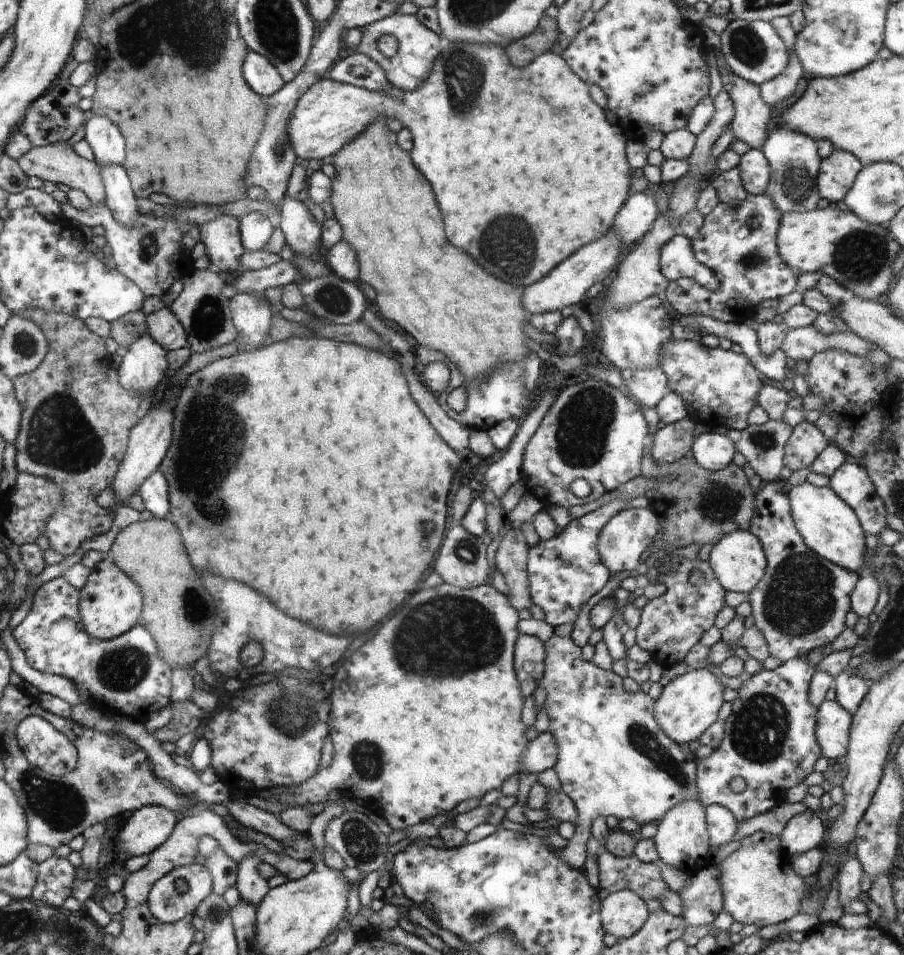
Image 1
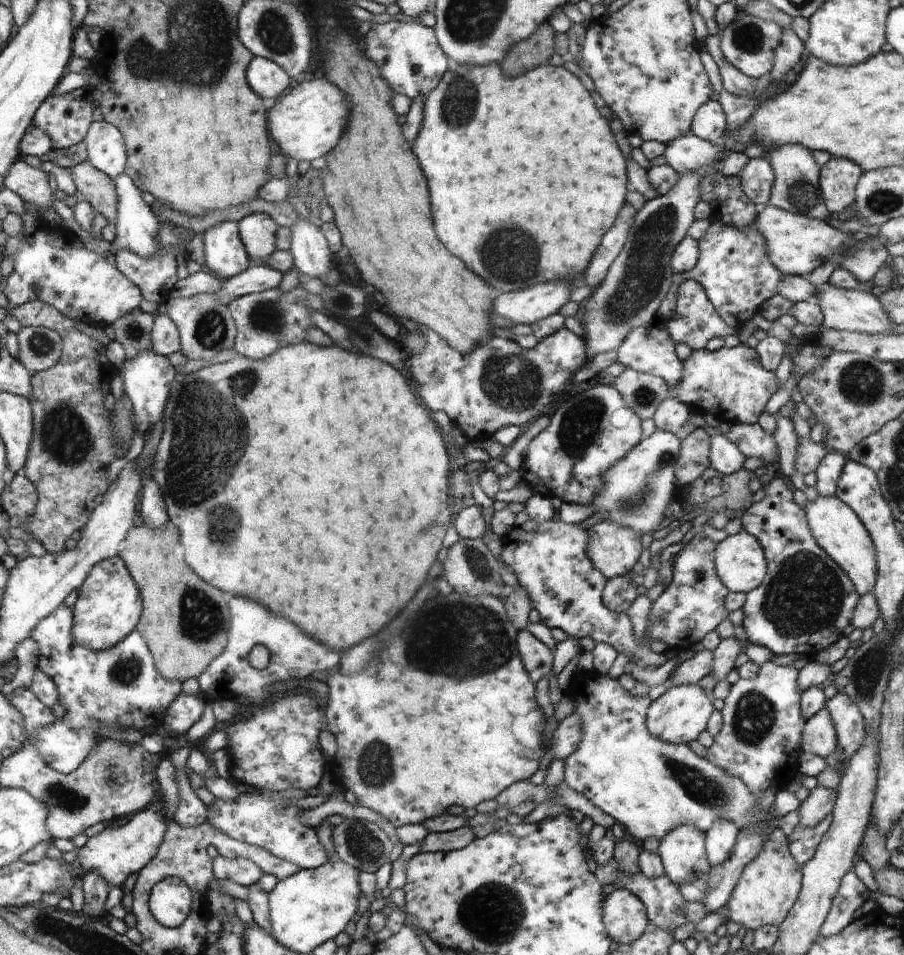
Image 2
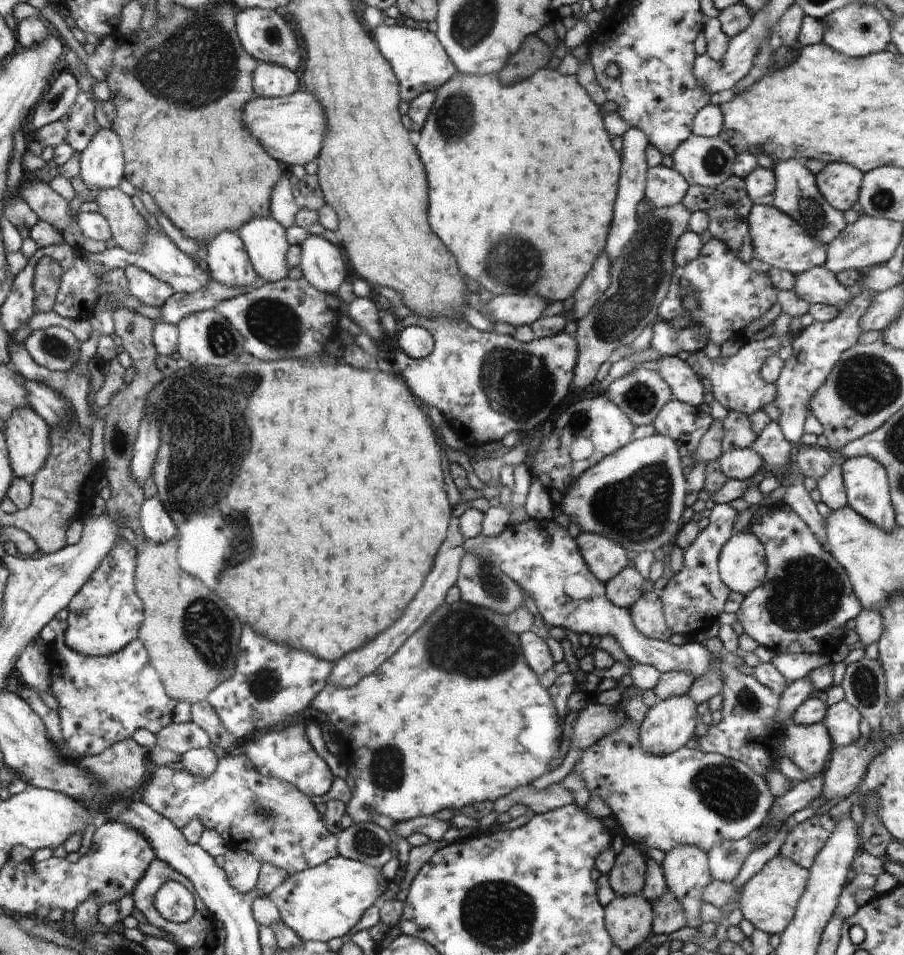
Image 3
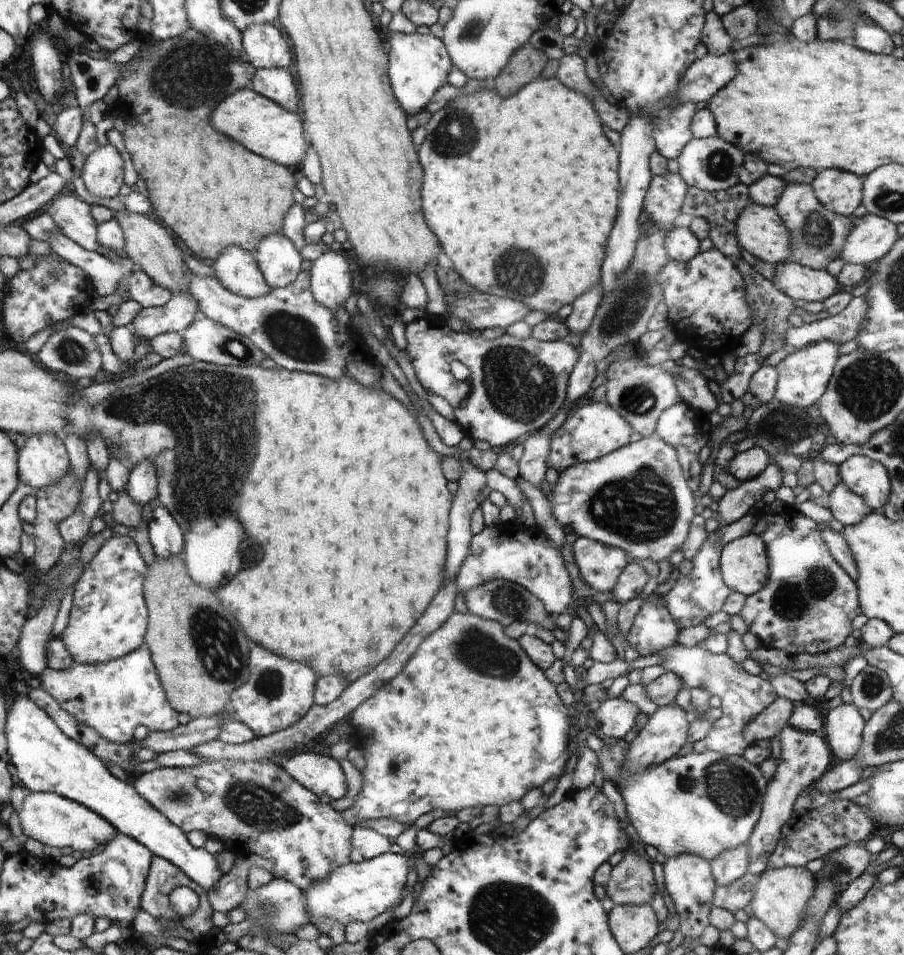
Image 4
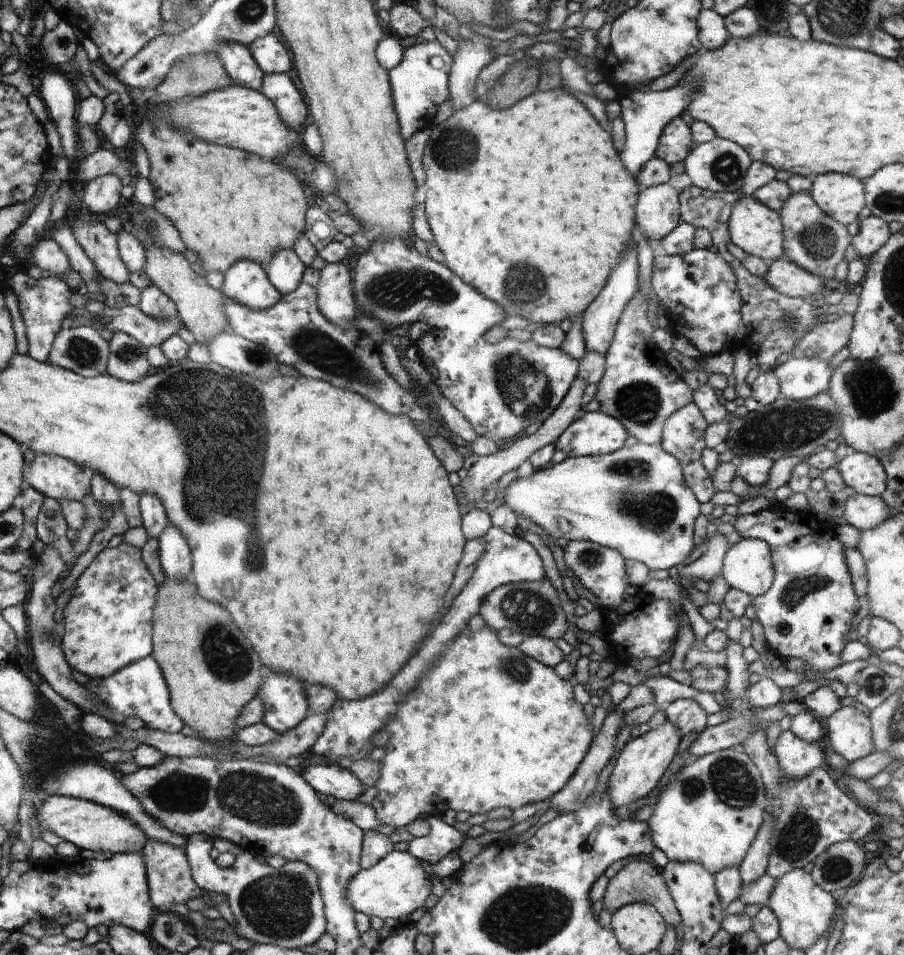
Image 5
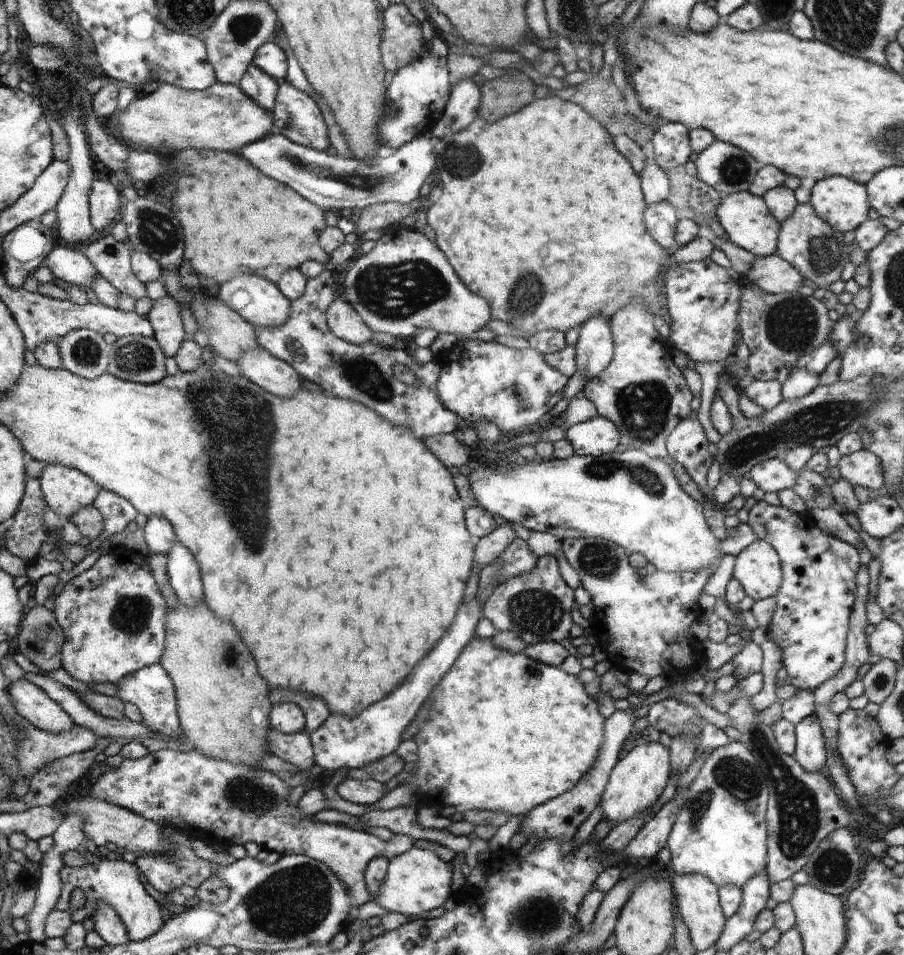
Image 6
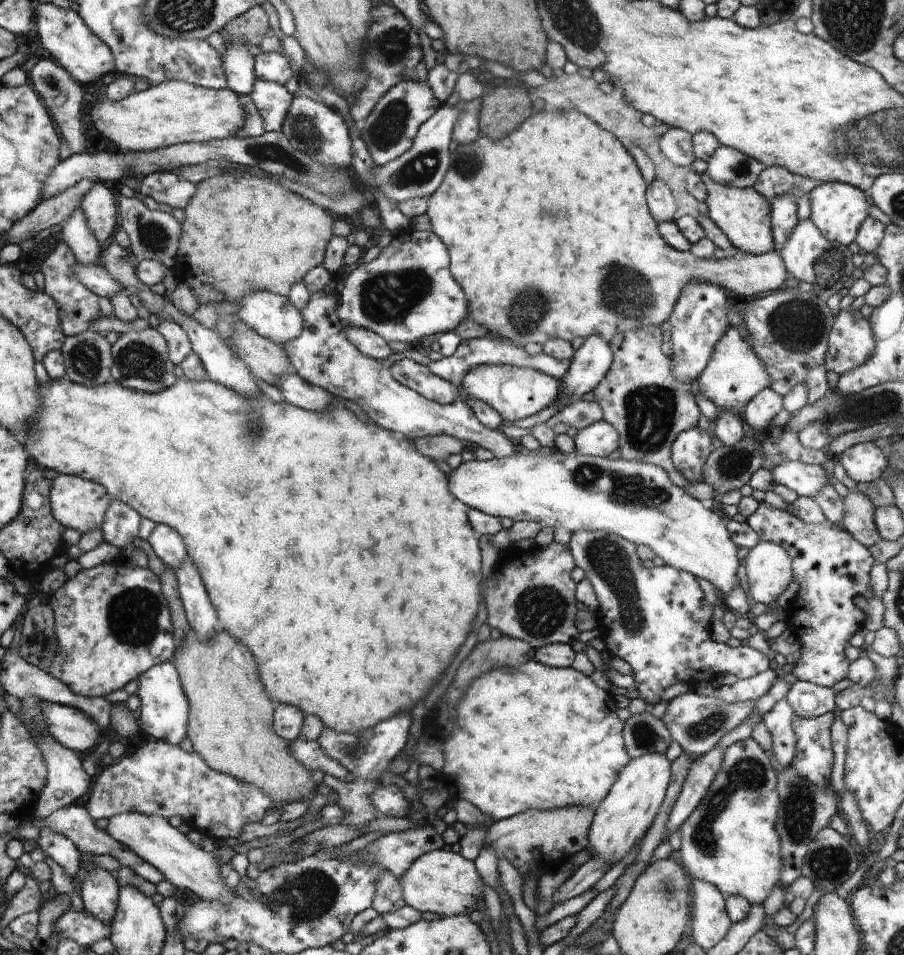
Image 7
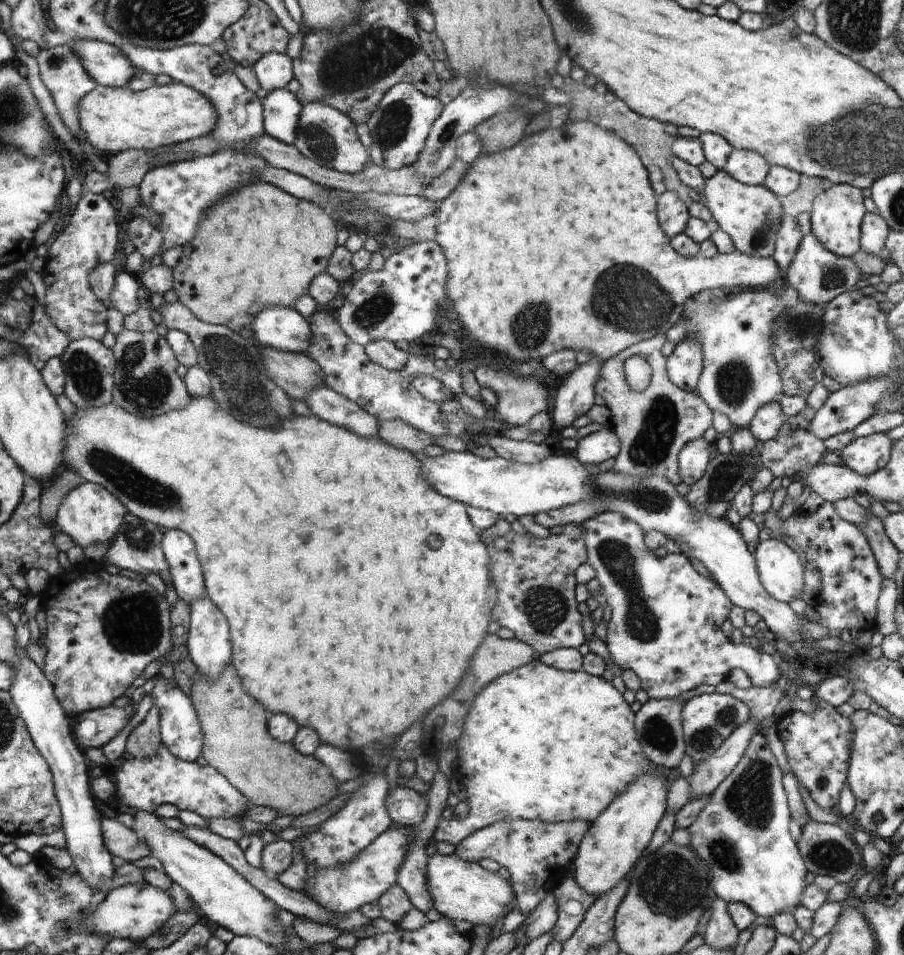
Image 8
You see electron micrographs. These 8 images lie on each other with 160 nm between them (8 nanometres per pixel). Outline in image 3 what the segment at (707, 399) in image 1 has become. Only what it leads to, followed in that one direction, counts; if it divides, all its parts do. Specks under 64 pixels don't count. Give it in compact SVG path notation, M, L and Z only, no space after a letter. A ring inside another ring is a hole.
M776 335L764 338L764 340L748 340L742 346L736 355L730 358L718 358L710 360L702 350L690 353L685 360L692 370L699 376L702 384L712 392L713 398L716 398L726 410L737 410L747 417L758 410L763 410L764 405L774 402L776 398L776 387L762 380L759 375L761 366L770 355L776 355L780 352L780 338Z

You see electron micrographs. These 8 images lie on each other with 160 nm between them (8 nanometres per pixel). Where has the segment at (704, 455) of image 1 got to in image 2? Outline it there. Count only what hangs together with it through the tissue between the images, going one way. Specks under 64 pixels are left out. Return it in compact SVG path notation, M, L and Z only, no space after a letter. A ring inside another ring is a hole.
M723 434L714 435L710 441L711 466L723 475L733 475L744 468L745 456Z

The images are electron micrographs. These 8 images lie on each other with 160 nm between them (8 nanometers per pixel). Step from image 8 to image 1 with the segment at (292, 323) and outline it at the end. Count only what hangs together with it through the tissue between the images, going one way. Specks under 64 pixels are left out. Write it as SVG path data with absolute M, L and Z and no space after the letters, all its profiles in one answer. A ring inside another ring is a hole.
M226 213L200 228L211 266L230 273L239 269L239 259L246 251L241 239L240 220Z

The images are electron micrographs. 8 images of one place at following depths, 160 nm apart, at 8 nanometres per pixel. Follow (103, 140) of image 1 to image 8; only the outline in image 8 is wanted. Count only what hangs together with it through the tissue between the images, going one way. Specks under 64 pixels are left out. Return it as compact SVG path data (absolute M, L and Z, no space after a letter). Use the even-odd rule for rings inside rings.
M85 192L76 205L70 223L58 237L53 240L41 276L46 286L45 311L52 324L63 332L67 341L75 341L84 337L102 340L106 334L109 308L101 301L89 283L89 274L98 264L110 263L114 260L118 246L118 224L116 212L103 194Z

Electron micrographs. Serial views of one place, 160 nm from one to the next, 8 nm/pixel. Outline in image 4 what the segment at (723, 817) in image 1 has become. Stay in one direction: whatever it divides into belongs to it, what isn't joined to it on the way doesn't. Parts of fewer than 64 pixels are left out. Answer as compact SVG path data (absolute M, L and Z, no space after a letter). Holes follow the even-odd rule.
M746 844L722 851L714 860L711 860L711 873L715 884L726 886L738 880L749 864L748 847Z

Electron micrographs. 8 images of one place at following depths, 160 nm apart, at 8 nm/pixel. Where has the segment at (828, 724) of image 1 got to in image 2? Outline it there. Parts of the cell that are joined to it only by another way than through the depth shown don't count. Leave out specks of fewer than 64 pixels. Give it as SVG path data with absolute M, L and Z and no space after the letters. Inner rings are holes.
M824 707L805 722L801 736L801 750L826 758L837 745L836 729L830 713Z

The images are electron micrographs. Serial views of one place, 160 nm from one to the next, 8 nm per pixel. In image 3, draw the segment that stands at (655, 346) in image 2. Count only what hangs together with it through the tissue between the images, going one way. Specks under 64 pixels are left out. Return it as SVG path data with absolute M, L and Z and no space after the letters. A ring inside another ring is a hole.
M677 356L658 360L658 372L670 385L673 398L698 407L704 403L704 386L690 365Z

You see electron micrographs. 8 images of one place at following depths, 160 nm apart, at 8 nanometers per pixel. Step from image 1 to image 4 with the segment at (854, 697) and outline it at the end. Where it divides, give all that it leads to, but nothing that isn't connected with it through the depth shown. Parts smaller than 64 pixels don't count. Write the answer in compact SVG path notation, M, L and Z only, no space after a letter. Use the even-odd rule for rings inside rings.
M854 704L831 708L825 717L823 735L832 752L843 761L849 761L859 751L865 720Z

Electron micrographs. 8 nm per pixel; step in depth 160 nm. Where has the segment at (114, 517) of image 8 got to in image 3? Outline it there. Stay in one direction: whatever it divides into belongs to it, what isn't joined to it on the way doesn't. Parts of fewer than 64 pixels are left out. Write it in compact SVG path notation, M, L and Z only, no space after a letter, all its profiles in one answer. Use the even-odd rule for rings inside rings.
M24 408L6 422L9 459L17 477L31 480L45 466L53 444L49 423L32 408Z

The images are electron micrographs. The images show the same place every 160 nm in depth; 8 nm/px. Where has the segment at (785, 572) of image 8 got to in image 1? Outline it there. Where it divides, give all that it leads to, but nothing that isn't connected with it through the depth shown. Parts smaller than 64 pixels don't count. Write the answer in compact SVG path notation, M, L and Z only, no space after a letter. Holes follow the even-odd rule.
M734 531L721 536L712 548L709 555L709 563L718 579L718 582L726 591L737 593L749 593L764 576L767 560L760 540L753 533L748 531Z

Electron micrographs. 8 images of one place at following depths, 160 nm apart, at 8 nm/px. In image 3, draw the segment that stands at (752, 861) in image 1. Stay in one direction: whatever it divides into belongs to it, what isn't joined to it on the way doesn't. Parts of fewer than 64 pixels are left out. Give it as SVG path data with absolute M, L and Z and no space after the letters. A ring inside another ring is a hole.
M778 854L773 857L765 866L742 886L743 891L739 898L738 906L742 909L743 918L752 922L756 929L763 930L769 935L781 935L784 929L794 918L794 913L802 893L806 890L809 877L809 869L798 866L790 859Z

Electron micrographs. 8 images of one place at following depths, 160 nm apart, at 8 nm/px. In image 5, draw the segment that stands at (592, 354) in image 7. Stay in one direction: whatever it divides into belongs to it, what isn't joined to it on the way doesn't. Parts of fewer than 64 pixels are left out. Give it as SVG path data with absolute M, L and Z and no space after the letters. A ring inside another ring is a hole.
M631 243L630 252L623 256L622 262L612 270L606 281L605 288L596 299L590 303L588 310L581 318L581 329L584 335L584 342L587 351L605 354L610 348L617 322L626 308L627 302L635 295L639 288L638 261L636 246Z

